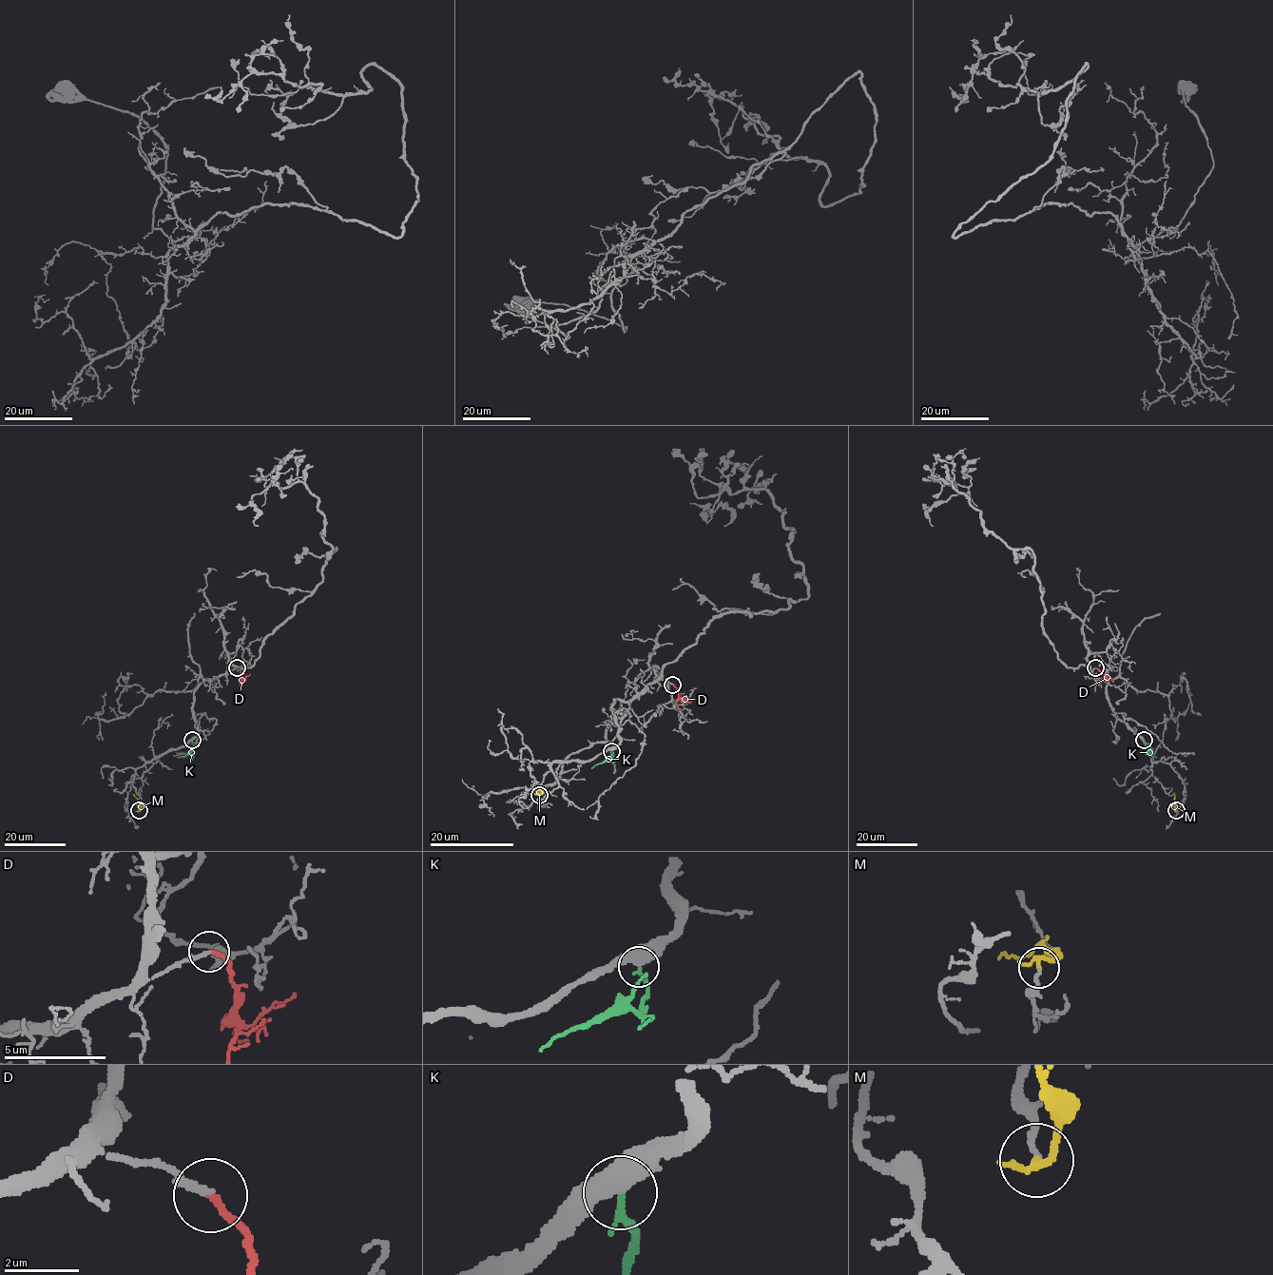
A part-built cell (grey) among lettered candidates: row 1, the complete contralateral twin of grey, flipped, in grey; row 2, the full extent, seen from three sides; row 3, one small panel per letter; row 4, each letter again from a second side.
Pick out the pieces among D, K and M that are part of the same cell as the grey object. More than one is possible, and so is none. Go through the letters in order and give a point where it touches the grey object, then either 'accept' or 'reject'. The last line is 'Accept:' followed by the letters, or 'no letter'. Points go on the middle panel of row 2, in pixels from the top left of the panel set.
D: meets grey at (672, 685); accept
K: meets grey at (611, 751); accept
M: meets grey at (539, 795); reject
Accept: D, K

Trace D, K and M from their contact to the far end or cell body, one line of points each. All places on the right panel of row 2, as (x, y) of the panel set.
D: (1095, 667), (1105, 679), (1108, 674)
K: (1144, 740), (1150, 754), (1157, 757)
M: (1176, 811), (1173, 802), (1175, 794)

